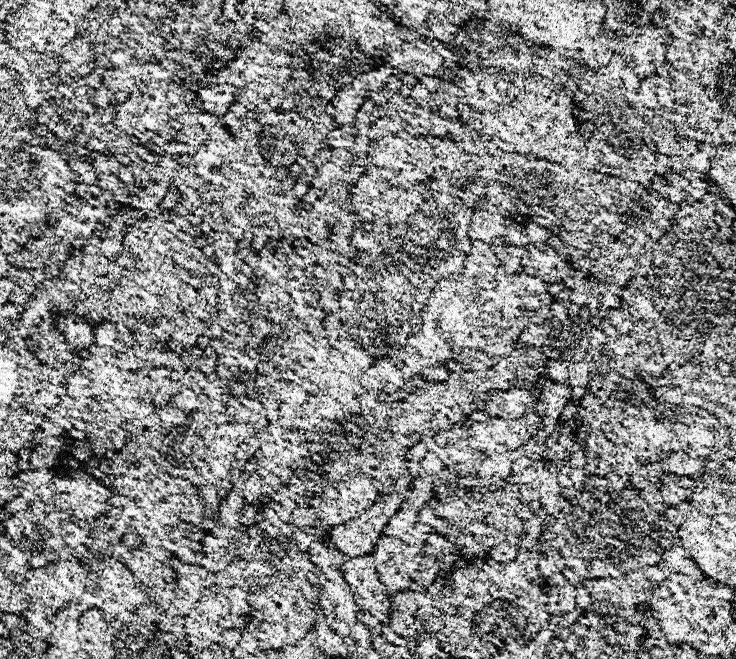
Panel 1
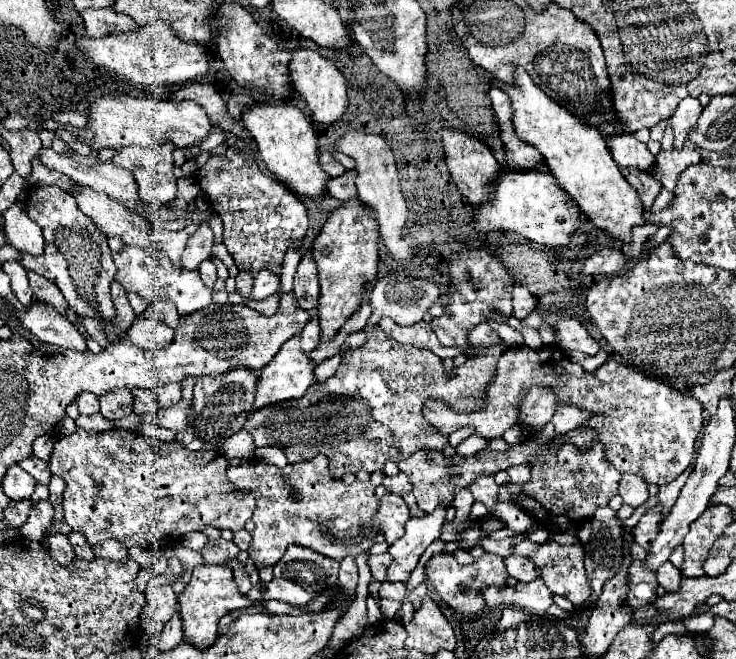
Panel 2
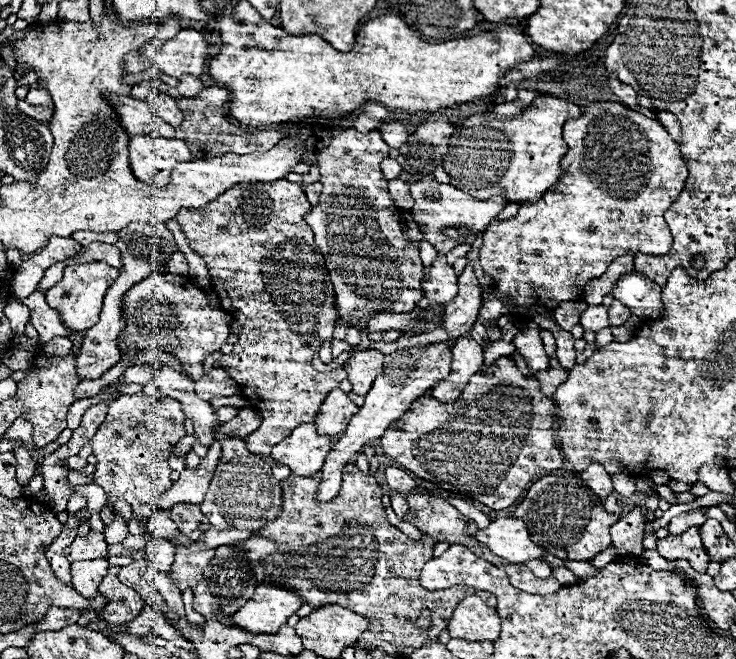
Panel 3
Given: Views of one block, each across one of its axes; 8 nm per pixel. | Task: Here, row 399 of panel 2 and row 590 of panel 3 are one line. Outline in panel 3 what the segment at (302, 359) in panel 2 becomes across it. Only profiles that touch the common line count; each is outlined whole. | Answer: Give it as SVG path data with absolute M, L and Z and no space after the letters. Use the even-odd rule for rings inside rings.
M260 584L254 596L232 616L232 624L252 634L274 634L300 606L302 596L298 590L288 590L280 584Z

